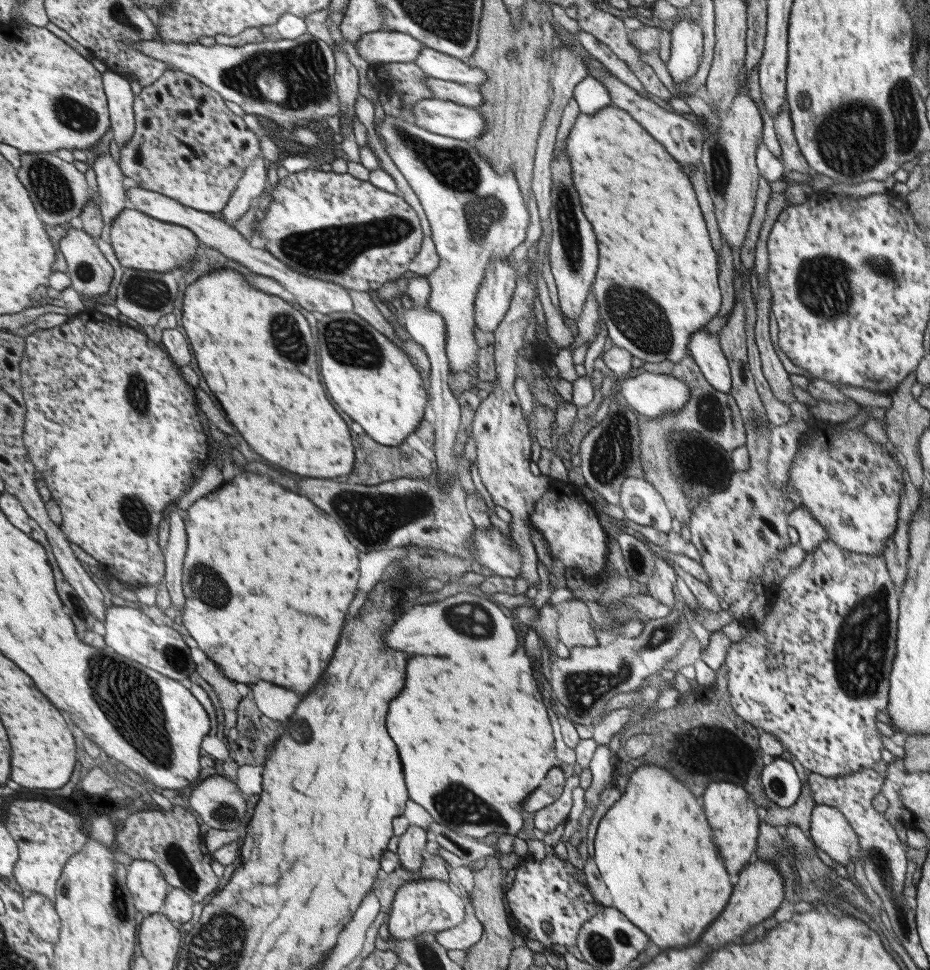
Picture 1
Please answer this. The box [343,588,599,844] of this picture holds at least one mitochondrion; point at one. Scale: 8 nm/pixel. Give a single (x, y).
(453, 808)

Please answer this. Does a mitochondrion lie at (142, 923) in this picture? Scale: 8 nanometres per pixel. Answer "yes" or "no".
no

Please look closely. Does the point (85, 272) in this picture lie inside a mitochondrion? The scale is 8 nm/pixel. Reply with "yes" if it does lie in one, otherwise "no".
yes

